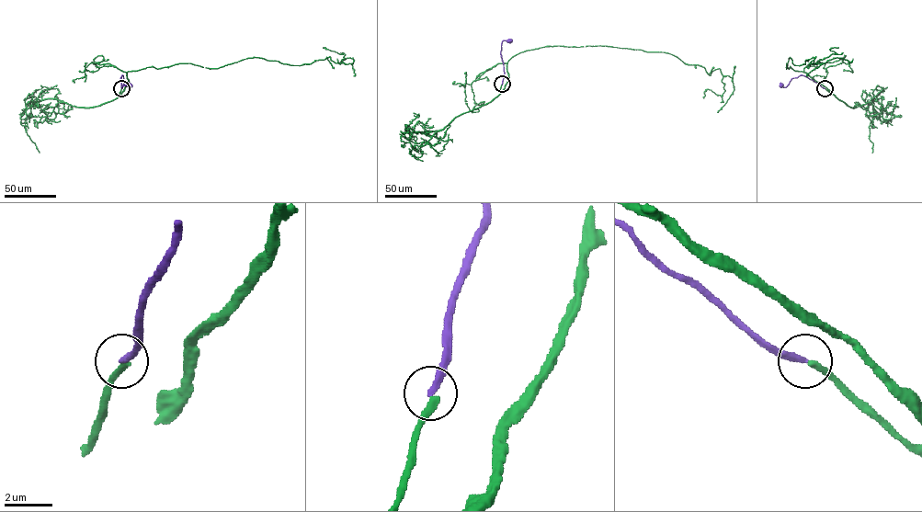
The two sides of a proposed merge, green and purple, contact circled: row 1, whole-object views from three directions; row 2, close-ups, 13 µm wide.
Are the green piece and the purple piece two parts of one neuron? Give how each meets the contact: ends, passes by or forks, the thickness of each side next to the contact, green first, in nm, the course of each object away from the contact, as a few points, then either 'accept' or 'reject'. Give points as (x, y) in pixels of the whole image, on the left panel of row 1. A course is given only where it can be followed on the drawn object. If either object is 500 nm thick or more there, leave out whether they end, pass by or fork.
green ends | purple ends | 280/280 nm | green via (121, 88), (128, 71), (147, 67), (354, 60), (336, 59) | purple via (121, 88), (122, 75), (121, 87), (130, 85) | reject

